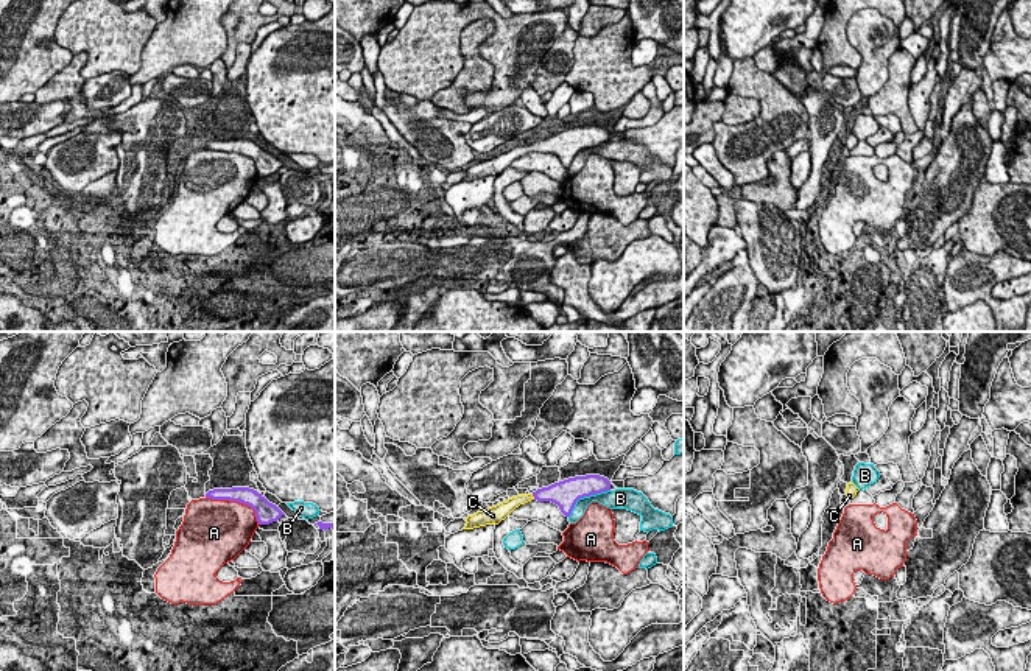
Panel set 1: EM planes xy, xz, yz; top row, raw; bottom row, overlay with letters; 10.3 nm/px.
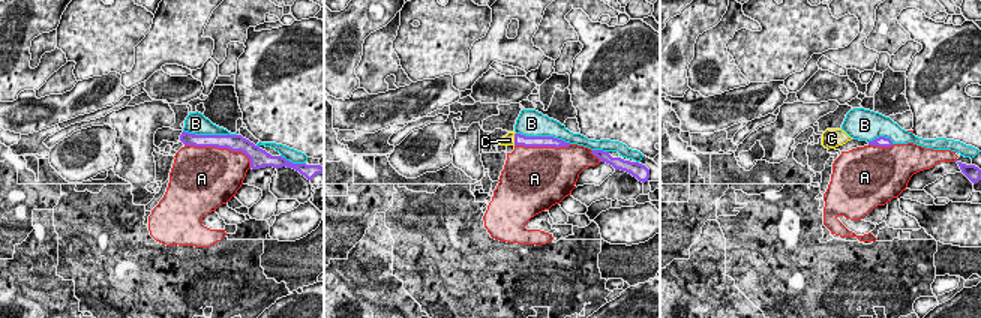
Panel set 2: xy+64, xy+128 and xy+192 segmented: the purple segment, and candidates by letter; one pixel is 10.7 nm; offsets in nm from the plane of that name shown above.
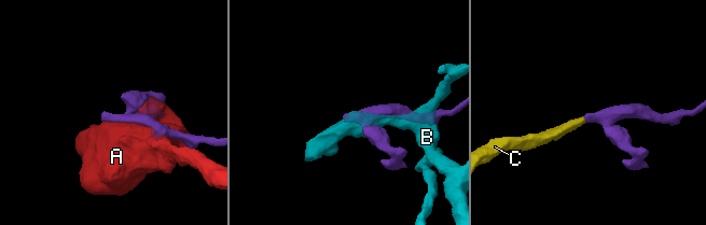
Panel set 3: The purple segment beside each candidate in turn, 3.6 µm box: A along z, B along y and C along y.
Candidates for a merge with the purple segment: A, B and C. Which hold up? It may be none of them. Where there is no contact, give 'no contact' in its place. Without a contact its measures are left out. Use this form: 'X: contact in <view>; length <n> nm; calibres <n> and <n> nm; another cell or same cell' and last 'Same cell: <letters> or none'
A: contact in xy; length 600 nm; calibres 180 and 480 nm; another cell
B: contact in xz; length 500 nm; calibres 280 and 160 nm; another cell
C: contact in xz; length 70 nm; calibres 200 and 120 nm; same cell
Same cell: C

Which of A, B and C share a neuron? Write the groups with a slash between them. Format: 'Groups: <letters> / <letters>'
Groups: A / B / C

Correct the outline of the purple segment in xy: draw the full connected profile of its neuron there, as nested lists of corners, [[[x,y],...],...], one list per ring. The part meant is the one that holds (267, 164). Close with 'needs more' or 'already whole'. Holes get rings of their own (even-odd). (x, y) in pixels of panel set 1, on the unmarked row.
[[[249,139],[213,140],[206,145],[206,149],[248,156],[255,162],[259,176],[269,176],[285,167],[276,156],[269,154],[262,145]]] | already whole

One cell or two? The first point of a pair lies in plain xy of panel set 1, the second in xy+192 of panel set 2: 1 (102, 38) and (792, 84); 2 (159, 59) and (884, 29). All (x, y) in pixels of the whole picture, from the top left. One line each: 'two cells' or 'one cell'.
1: two cells
2: two cells

